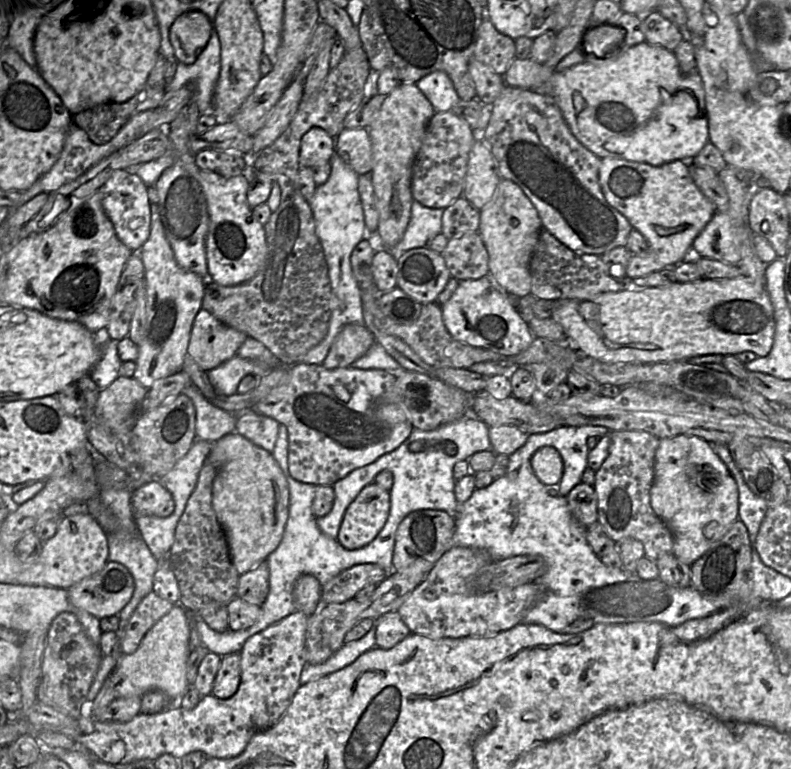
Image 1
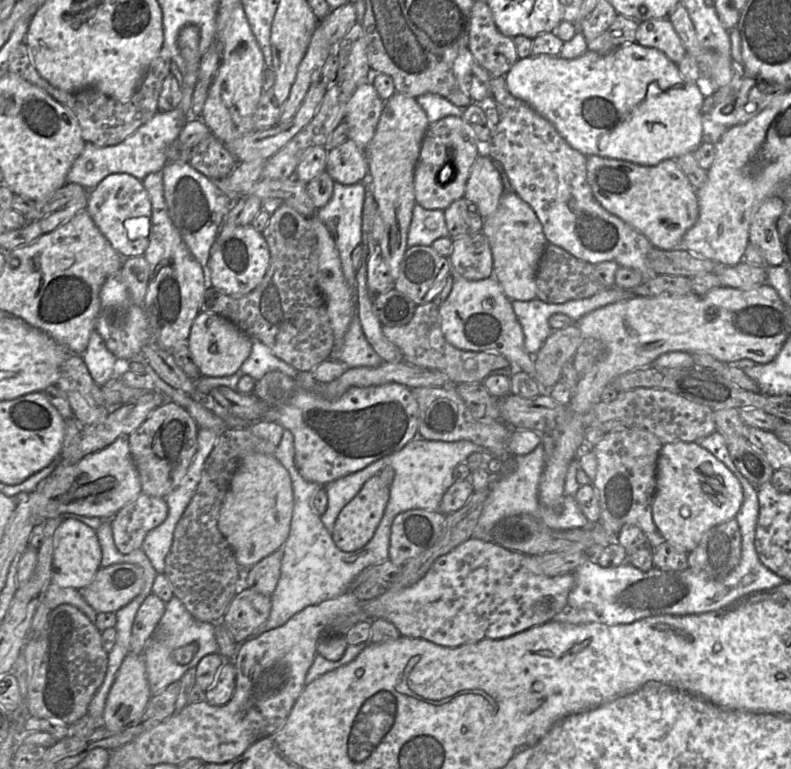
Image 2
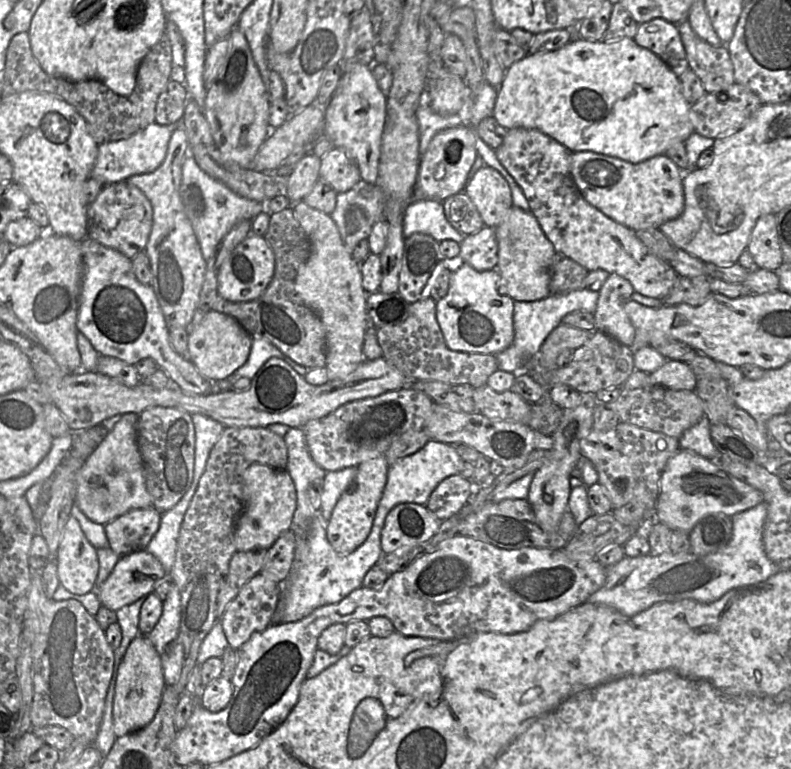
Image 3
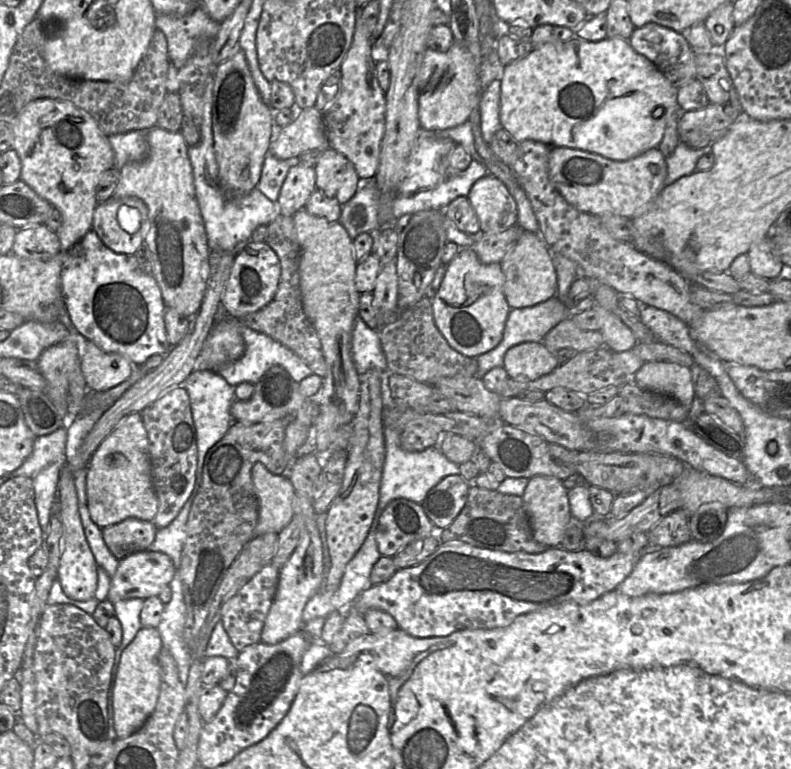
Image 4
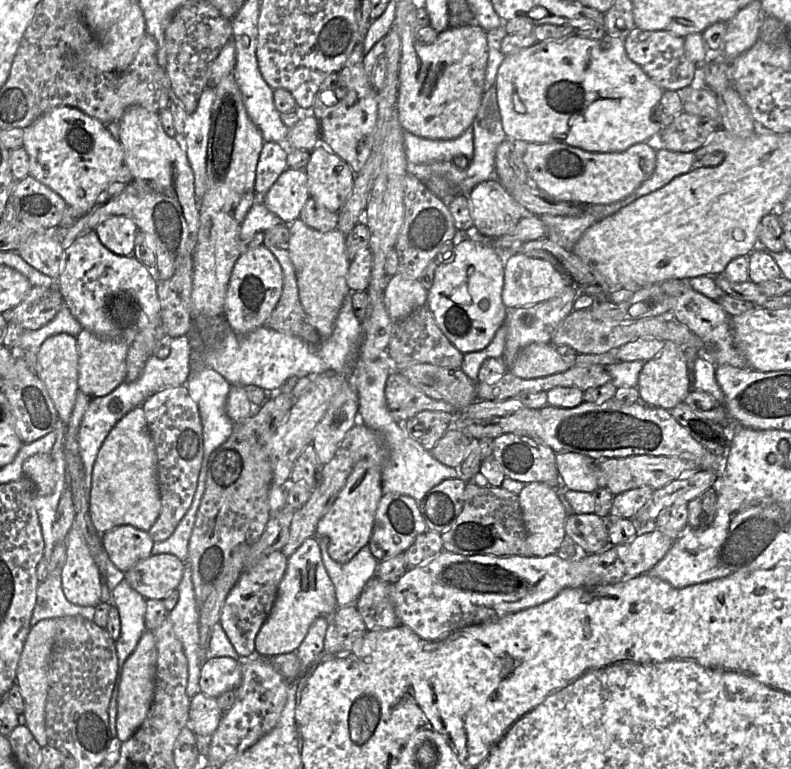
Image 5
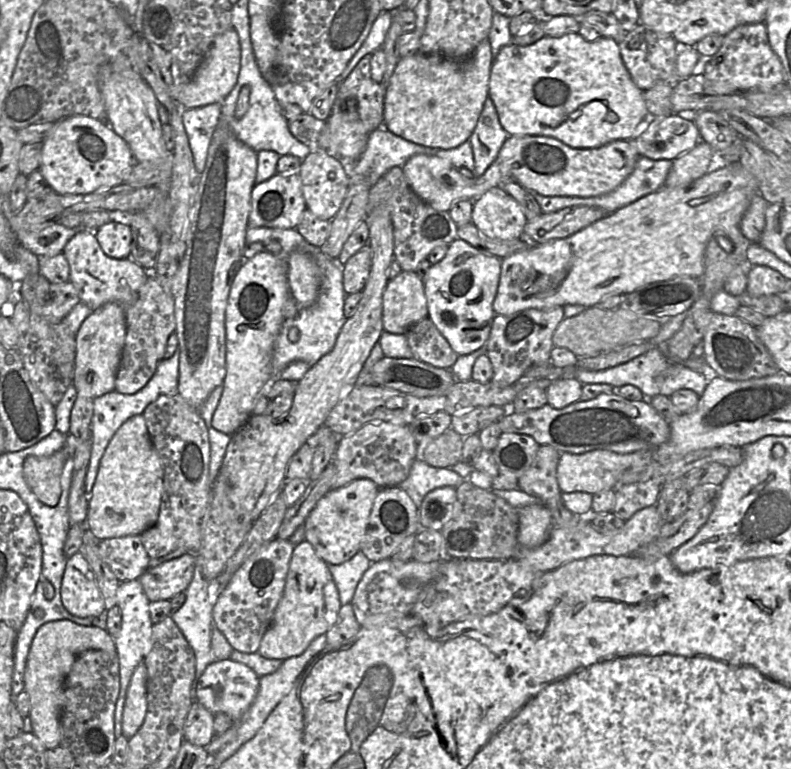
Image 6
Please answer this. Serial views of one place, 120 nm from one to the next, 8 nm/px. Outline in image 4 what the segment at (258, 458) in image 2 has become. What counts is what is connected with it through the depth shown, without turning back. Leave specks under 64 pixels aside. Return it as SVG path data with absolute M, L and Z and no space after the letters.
M260 462L252 468L252 481L257 494L259 514L254 537L279 534L294 516L292 500L295 490L286 475L274 475Z

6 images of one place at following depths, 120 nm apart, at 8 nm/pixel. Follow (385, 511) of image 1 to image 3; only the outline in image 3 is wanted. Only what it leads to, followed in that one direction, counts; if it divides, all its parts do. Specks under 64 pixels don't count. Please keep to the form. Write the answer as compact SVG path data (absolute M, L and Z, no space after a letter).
M385 454L362 462L357 467L357 475L342 493L327 522L327 539L337 553L341 555L351 554L368 538L387 483L389 467Z

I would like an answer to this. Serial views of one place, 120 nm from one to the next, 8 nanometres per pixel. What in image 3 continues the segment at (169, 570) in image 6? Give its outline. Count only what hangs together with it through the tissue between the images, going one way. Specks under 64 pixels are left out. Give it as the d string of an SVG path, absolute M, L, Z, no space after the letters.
M144 549L120 556L108 578L99 587L95 587L94 591L96 591L101 605L113 611L118 611L123 606L154 592L156 584L167 577L160 561Z

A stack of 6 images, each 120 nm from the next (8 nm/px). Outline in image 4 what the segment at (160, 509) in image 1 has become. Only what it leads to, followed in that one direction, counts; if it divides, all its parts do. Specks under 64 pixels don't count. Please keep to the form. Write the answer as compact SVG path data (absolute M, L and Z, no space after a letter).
M131 517L102 528L102 534L108 549L120 561L133 553L149 550L157 530L153 521Z

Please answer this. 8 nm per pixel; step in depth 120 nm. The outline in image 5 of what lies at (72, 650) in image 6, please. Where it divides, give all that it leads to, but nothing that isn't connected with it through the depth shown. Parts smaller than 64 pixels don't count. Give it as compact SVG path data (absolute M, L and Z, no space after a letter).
M58 618L37 622L31 627L16 672L16 683L24 698L26 725L41 747L48 745L46 733L46 702L49 690L48 666L57 633Z

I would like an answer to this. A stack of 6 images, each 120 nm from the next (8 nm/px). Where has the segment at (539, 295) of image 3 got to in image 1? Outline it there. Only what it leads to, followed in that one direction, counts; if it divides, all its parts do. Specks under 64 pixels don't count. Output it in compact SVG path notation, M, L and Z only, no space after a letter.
M502 178L491 202L480 210L478 233L488 252L490 274L514 298L531 294L529 264L542 229L538 212L523 190Z

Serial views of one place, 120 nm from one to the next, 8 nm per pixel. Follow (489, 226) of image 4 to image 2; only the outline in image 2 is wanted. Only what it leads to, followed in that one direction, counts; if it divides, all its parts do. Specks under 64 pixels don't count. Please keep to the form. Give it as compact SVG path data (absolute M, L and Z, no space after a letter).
M479 154L471 167L464 197L473 202L480 215L486 218L497 209L504 191L495 162L487 154Z

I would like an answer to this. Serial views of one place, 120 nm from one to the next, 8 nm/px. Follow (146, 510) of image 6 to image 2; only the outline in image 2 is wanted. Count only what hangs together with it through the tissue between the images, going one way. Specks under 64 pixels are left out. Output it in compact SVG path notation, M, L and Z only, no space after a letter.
M120 436L105 448L96 451L70 466L61 466L47 477L40 498L36 504L36 523L43 523L47 519L63 517L74 513L86 517L98 517L110 520L122 507L142 493L140 477L132 458L128 443L128 436Z

